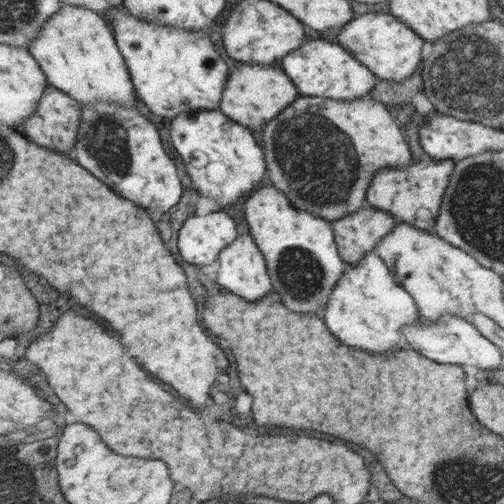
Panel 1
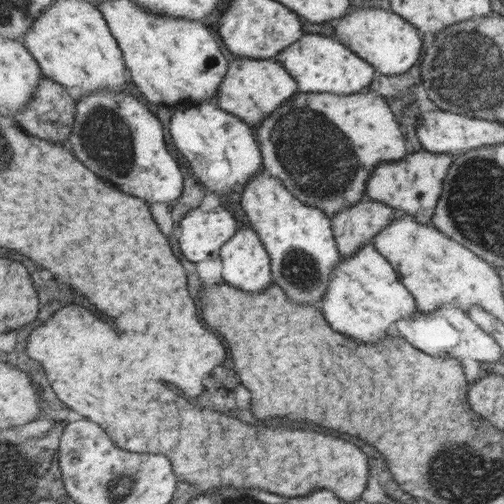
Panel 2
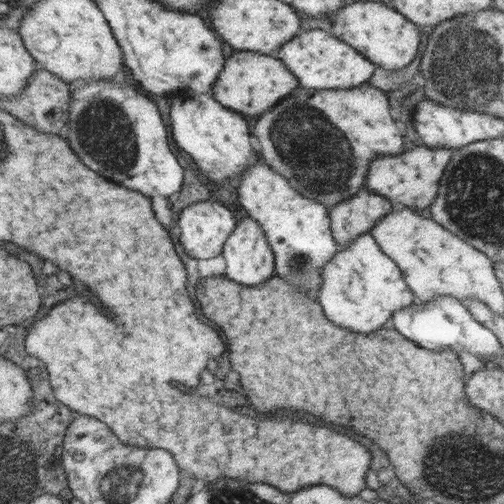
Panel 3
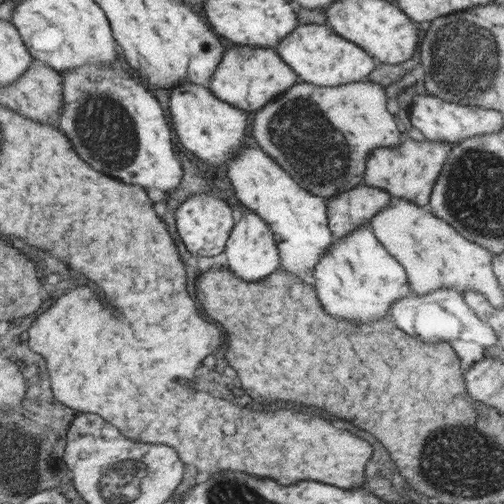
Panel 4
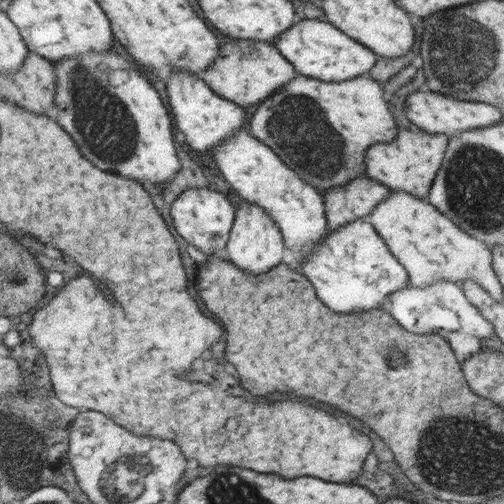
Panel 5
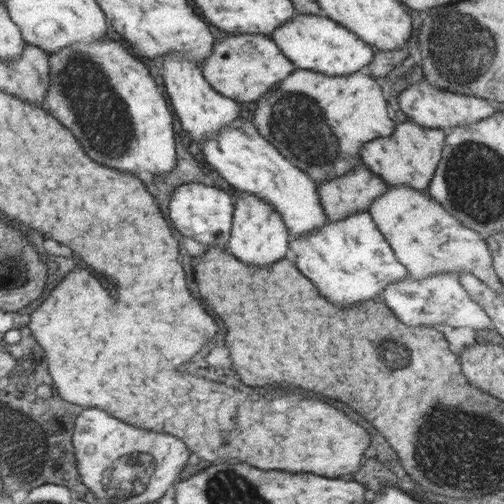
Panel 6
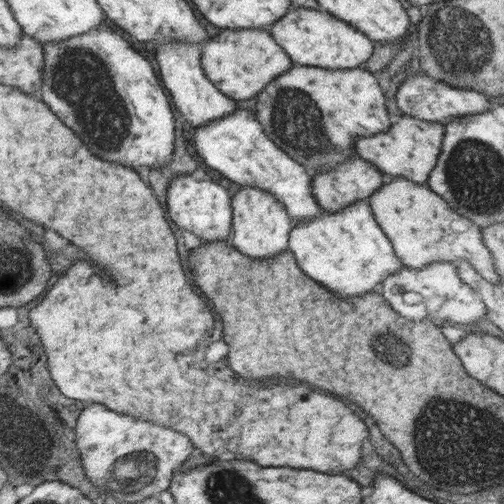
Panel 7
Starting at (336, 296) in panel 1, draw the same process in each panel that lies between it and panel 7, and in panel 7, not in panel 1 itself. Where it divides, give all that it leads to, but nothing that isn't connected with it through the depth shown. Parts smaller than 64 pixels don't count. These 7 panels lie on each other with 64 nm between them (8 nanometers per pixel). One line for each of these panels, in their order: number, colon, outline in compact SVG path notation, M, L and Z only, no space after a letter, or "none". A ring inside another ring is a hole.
2: M373 242L363 244L351 256L339 258L339 264L331 274L327 290L329 290L327 300L323 300L323 306L325 306L323 316L327 316L327 324L331 324L331 328L335 328L335 332L341 332L357 342L379 342L387 336L387 332L391 332L391 336L395 336L395 332L393 332L395 324L399 320L407 320L407 316L413 316L417 312L415 296L403 286L403 282L399 280L399 274L391 266L391 262L377 252Z
3: M361 234L347 248L341 248L329 264L323 266L323 292L319 292L319 304L327 312L327 320L335 326L347 328L351 332L373 332L379 326L391 324L391 316L401 308L415 302L413 292L407 288L405 276L399 266L385 256L375 244L371 234Z
4: M367 224L345 234L345 238L333 238L331 250L315 266L313 276L319 276L319 280L315 280L315 292L319 292L319 300L323 300L327 314L355 324L365 324L381 316L387 318L389 308L411 294L407 272L383 244L377 242Z
5: M365 218L347 222L339 230L329 230L329 236L315 246L309 258L305 258L301 274L305 274L307 280L315 284L319 300L323 300L323 304L327 304L327 308L333 312L341 314L381 308L381 304L385 306L383 300L389 294L403 290L409 284L405 266L395 260L395 256Z
6: M369 210L355 212L337 222L327 220L321 228L289 238L289 256L293 258L293 264L297 264L299 272L307 276L307 280L315 280L319 294L335 306L377 298L389 284L407 276L407 268L399 264L393 248L375 228Z
7: M357 200L339 212L321 210L313 220L295 224L289 238L289 252L299 260L299 268L303 268L311 280L323 284L337 296L371 292L373 286L383 284L391 274L403 270L403 262L395 256L393 244L373 218L369 200Z

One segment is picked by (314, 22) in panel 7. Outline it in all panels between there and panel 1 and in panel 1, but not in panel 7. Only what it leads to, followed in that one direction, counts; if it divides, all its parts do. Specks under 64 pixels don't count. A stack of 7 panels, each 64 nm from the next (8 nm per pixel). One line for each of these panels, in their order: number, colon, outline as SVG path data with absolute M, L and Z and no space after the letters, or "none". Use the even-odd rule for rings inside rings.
1: M305 40L295 52L285 56L279 62L283 74L291 78L295 84L299 96L325 96L331 100L355 100L361 96L369 96L369 92L375 88L377 78L363 66L357 58L351 58L347 50L339 44L331 44L325 40Z
2: M303 34L303 40L295 42L293 46L287 46L279 56L275 56L275 62L295 78L297 92L327 92L327 94L357 94L365 92L375 76L375 70L363 62L357 54L351 54L347 46L337 42L333 36L319 36L319 34Z
3: M309 28L299 30L299 36L295 36L291 42L279 48L279 52L273 54L295 74L299 80L299 88L313 88L313 90L341 90L341 88L355 88L361 84L367 84L371 74L375 72L375 66L359 54L359 50L351 50L347 42L339 42L339 38L323 32L321 28Z
4: M305 24L297 26L295 32L291 32L285 40L275 46L275 54L291 66L297 74L297 82L309 82L315 86L341 86L351 82L365 82L367 76L375 68L375 60L367 56L359 46L347 42L347 38L341 38L333 30L327 30L325 26L317 24Z
5: M297 20L287 32L279 34L273 44L275 50L279 50L279 54L283 54L283 58L287 58L287 62L295 66L295 74L319 82L355 80L359 76L365 76L377 62L377 56L371 50L351 40L333 24L321 20Z
6: M297 14L283 26L279 26L271 36L269 36L275 46L283 52L283 56L295 64L295 70L307 70L323 76L351 76L355 72L361 72L367 64L373 60L373 46L365 44L355 36L351 30L343 28L335 20L329 20L325 14L319 16L307 16L307 14Z

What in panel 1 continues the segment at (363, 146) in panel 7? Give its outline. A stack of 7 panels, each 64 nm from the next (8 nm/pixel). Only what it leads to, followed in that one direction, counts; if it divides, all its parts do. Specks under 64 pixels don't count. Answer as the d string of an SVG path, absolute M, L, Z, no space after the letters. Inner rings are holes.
M429 156L401 168L381 168L373 180L371 188L367 188L365 204L373 206L377 210L389 212L397 222L407 222L413 228L433 232L437 224L439 206L443 204L443 196L447 190L447 184L451 184L455 162L453 160L433 160Z

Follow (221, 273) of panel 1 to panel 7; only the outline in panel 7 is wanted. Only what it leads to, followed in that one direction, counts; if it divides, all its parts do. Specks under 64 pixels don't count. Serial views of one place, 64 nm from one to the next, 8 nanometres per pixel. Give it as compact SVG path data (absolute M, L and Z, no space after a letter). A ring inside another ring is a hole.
M241 186L233 198L235 206L235 220L233 220L233 230L235 236L227 244L237 248L249 258L269 258L273 254L285 252L289 248L289 238L291 238L291 218L287 216L287 210L279 200L261 188L255 186Z

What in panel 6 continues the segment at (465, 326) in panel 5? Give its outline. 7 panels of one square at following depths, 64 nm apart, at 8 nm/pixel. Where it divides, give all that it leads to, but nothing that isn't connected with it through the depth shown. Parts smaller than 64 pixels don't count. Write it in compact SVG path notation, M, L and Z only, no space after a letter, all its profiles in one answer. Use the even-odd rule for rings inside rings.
M437 272L423 280L415 280L407 274L403 280L389 284L381 294L383 294L383 304L391 308L391 312L395 312L399 320L403 320L403 324L413 328L421 324L431 328L435 324L449 328L471 328L475 332L483 328L493 328L487 312L483 312L483 308L471 300L471 296L461 286L457 276L453 276L451 272Z

